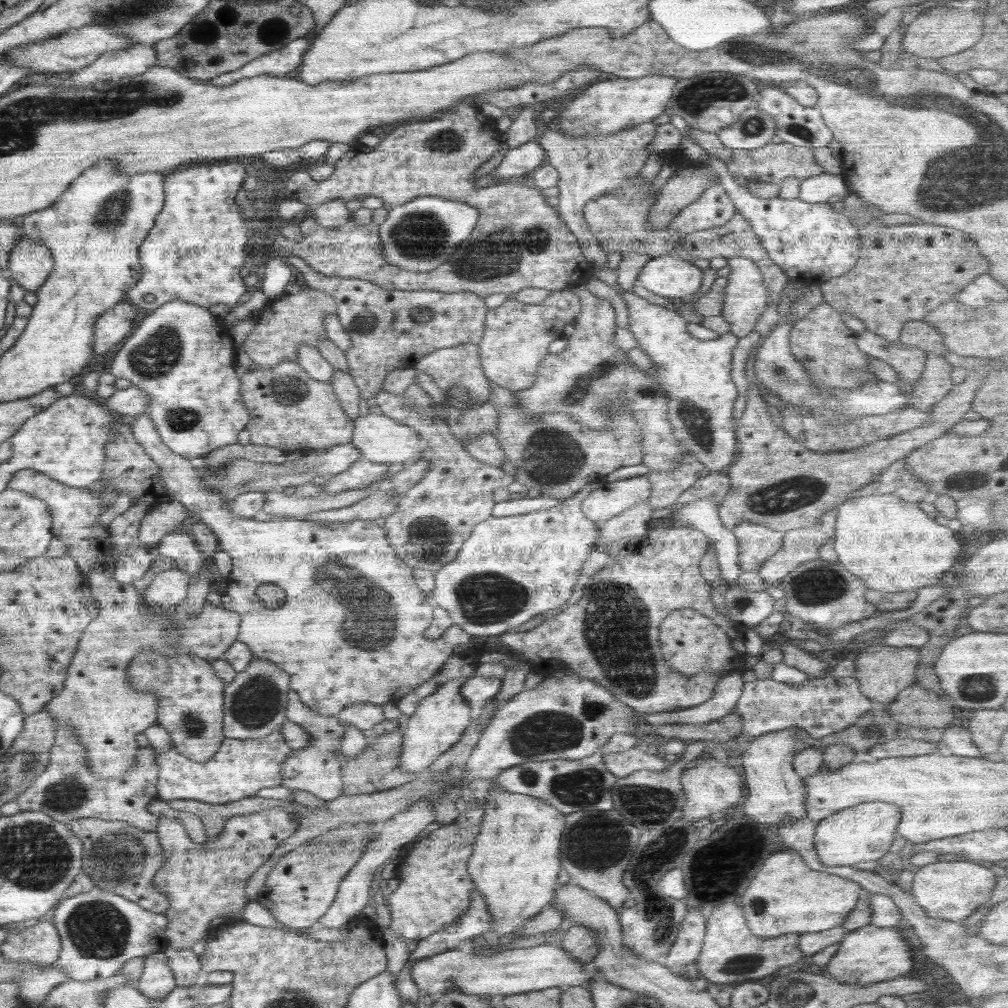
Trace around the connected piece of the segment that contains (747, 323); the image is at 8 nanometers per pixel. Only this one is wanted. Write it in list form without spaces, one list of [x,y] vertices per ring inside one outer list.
[[[733,257],[728,259],[728,266],[732,269],[729,275],[725,297],[723,298],[723,308],[721,315],[724,320],[730,324],[730,333],[734,334],[738,339],[748,336],[756,330],[756,324],[760,322],[761,316],[764,314],[764,308],[769,303],[769,292],[762,282],[762,274],[758,270],[758,266],[750,259],[743,257]]]

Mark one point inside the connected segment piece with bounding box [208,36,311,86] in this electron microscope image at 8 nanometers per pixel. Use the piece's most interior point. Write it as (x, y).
(283, 62)

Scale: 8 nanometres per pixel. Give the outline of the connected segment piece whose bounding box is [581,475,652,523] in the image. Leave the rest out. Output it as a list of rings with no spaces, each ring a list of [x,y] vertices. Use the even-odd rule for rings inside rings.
[[[646,475],[618,480],[594,489],[581,504],[581,511],[586,518],[608,520],[624,510],[628,510],[651,495],[651,485]]]

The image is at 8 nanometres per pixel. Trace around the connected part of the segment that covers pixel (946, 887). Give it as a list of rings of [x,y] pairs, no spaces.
[[[967,860],[935,862],[925,865],[914,873],[910,896],[916,899],[930,918],[958,923],[988,902],[994,886],[996,886],[996,876],[980,864]]]

